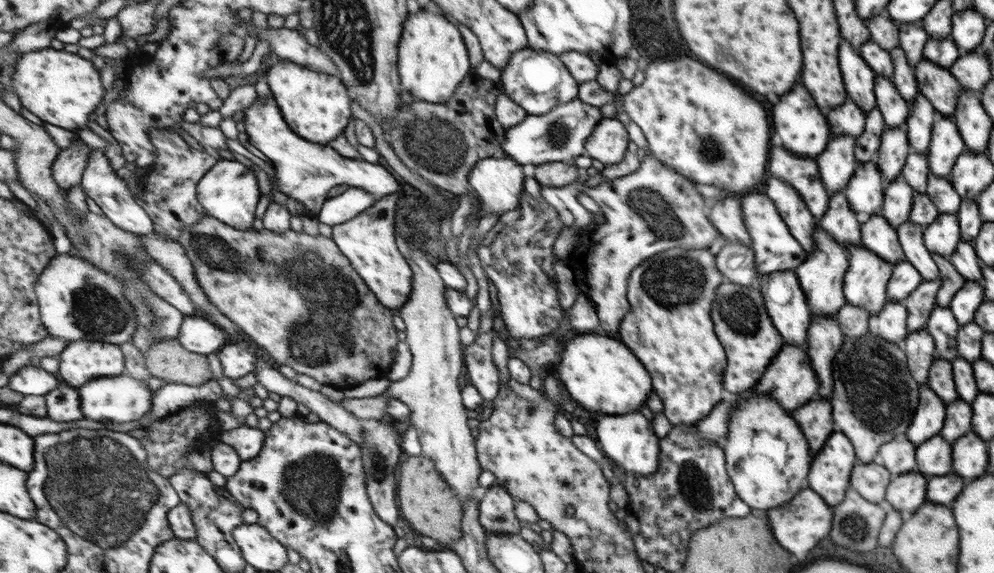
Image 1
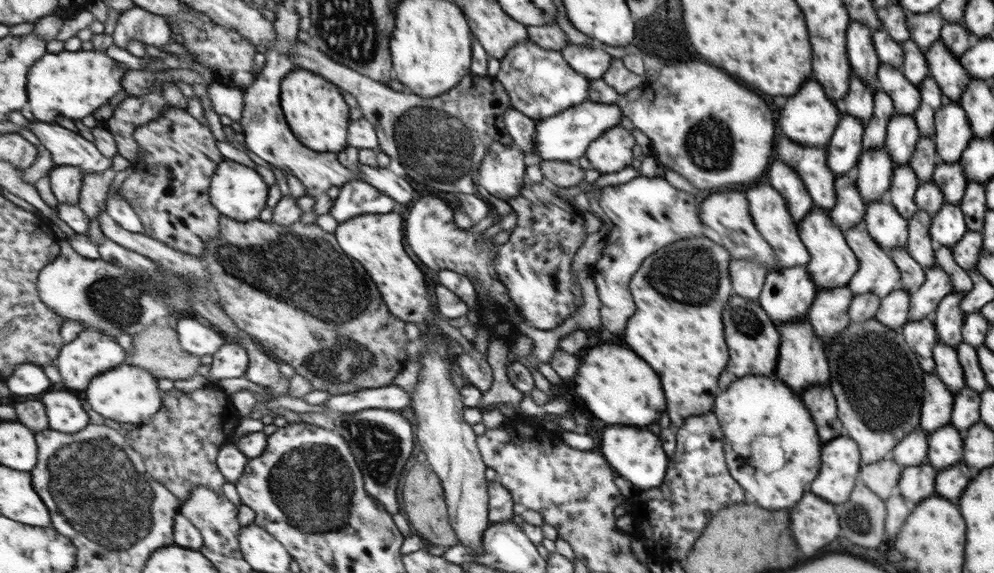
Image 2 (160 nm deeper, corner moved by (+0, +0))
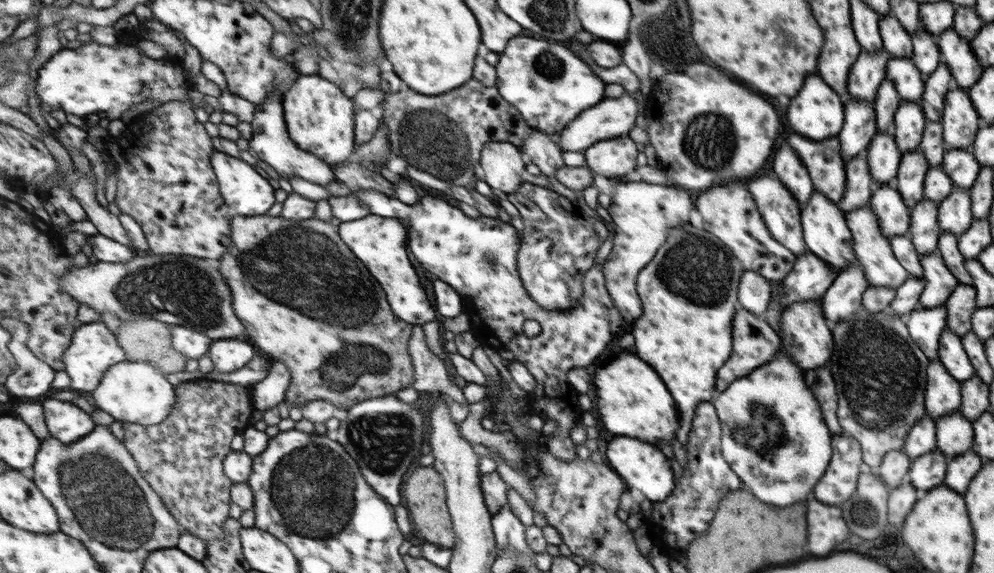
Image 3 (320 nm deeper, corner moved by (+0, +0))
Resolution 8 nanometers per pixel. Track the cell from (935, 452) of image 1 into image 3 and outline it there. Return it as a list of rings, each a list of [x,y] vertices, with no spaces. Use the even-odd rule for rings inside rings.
[[[960,412],[940,416],[937,424],[937,449],[947,459],[963,454],[972,446],[972,424]]]

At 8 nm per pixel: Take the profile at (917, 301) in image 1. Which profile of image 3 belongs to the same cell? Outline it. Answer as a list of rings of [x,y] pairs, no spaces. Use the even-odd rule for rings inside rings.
[[[936,252],[920,256],[919,263],[924,284],[917,307],[933,308],[943,305],[953,289],[958,286],[957,280],[947,271]]]

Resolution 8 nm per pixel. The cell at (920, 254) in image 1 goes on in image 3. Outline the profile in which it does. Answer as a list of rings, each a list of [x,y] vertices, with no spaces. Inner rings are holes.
[[[922,199],[917,203],[913,209],[910,210],[910,225],[908,231],[910,232],[910,239],[915,247],[915,252],[919,256],[934,253],[936,251],[937,239],[941,232],[943,232],[937,224],[937,207],[932,200]]]

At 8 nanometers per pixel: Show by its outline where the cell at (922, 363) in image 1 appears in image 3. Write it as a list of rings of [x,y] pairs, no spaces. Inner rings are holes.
[[[939,305],[933,308],[916,307],[905,317],[909,336],[932,361],[938,358],[938,340],[946,327],[945,314],[945,307]]]

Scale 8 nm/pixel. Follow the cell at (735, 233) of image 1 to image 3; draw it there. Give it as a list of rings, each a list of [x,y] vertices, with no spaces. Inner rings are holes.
[[[727,184],[719,188],[709,188],[695,200],[695,210],[701,214],[703,230],[718,237],[731,249],[731,253],[741,262],[743,271],[752,271],[763,276],[768,282],[781,281],[794,267],[796,256],[791,254],[779,241],[773,240],[757,205],[741,184]]]

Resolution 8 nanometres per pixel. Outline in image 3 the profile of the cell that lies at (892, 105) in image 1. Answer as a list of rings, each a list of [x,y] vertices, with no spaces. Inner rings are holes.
[[[890,58],[886,62],[885,79],[889,79],[893,86],[898,90],[900,100],[916,102],[919,104],[922,92],[924,91],[924,79],[920,75],[920,70],[907,58]]]

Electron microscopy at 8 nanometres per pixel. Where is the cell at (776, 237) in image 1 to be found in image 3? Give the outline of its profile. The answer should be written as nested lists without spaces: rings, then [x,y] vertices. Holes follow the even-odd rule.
[[[761,176],[747,184],[757,205],[761,220],[765,223],[773,240],[779,241],[791,254],[805,255],[805,245],[801,240],[799,206],[792,194],[775,176]]]

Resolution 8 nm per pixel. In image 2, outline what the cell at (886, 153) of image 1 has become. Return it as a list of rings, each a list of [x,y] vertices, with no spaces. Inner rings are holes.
[[[893,114],[887,123],[883,147],[895,164],[905,164],[919,139],[920,134],[912,116]]]

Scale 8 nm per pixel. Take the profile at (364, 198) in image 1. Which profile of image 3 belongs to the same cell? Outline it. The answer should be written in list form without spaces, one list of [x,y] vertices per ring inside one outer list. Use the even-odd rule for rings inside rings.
[[[358,190],[353,192],[357,198],[366,204],[370,213],[387,218],[399,218],[409,220],[411,252],[419,260],[421,266],[429,273],[436,275],[438,279],[447,282],[459,295],[463,296],[469,305],[469,313],[473,318],[473,326],[470,332],[482,345],[486,344],[495,351],[509,350],[514,355],[513,360],[523,363],[535,376],[537,388],[527,394],[529,408],[524,412],[533,416],[539,416],[543,420],[556,421],[558,429],[552,435],[542,435],[539,440],[549,448],[559,460],[572,460],[576,457],[576,446],[569,439],[569,430],[580,420],[581,410],[577,408],[577,392],[570,388],[566,374],[572,368],[585,368],[593,364],[597,356],[605,352],[609,342],[619,334],[623,328],[621,313],[611,300],[606,290],[606,280],[603,276],[602,264],[597,264],[586,274],[583,283],[582,298],[580,304],[565,311],[550,311],[544,309],[523,286],[522,276],[519,275],[518,257],[522,243],[522,234],[510,223],[503,222],[499,217],[479,218],[469,216],[463,209],[455,207],[445,200],[433,196],[421,197],[415,204],[408,205],[398,198],[391,198],[383,192],[376,190]],[[527,320],[534,320],[540,324],[541,332],[535,337],[527,337],[523,332],[523,324]]]

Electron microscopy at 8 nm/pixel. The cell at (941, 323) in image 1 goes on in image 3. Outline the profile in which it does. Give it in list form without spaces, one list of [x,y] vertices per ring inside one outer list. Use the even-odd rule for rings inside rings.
[[[958,284],[944,302],[945,323],[957,336],[963,336],[971,328],[971,314],[976,309],[976,290],[972,286]]]

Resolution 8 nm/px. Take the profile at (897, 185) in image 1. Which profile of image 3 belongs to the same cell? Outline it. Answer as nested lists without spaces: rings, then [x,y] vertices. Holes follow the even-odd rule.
[[[917,150],[904,153],[903,164],[899,165],[898,179],[893,187],[904,200],[908,214],[923,199],[925,176],[928,170],[925,157]]]

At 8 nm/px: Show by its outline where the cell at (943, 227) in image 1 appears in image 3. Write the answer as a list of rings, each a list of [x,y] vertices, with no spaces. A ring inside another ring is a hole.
[[[953,187],[952,191],[940,200],[937,207],[937,224],[943,232],[957,236],[967,230],[974,219],[970,209],[971,199],[968,189]]]

